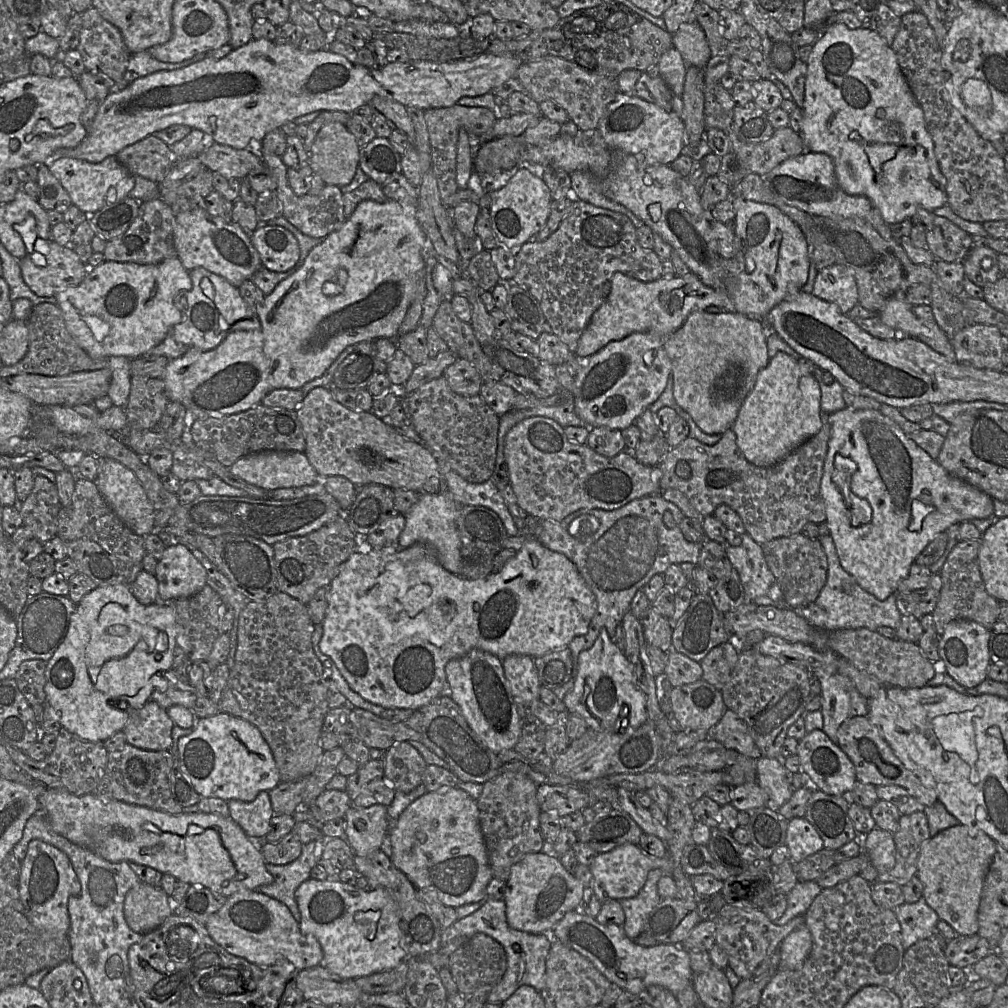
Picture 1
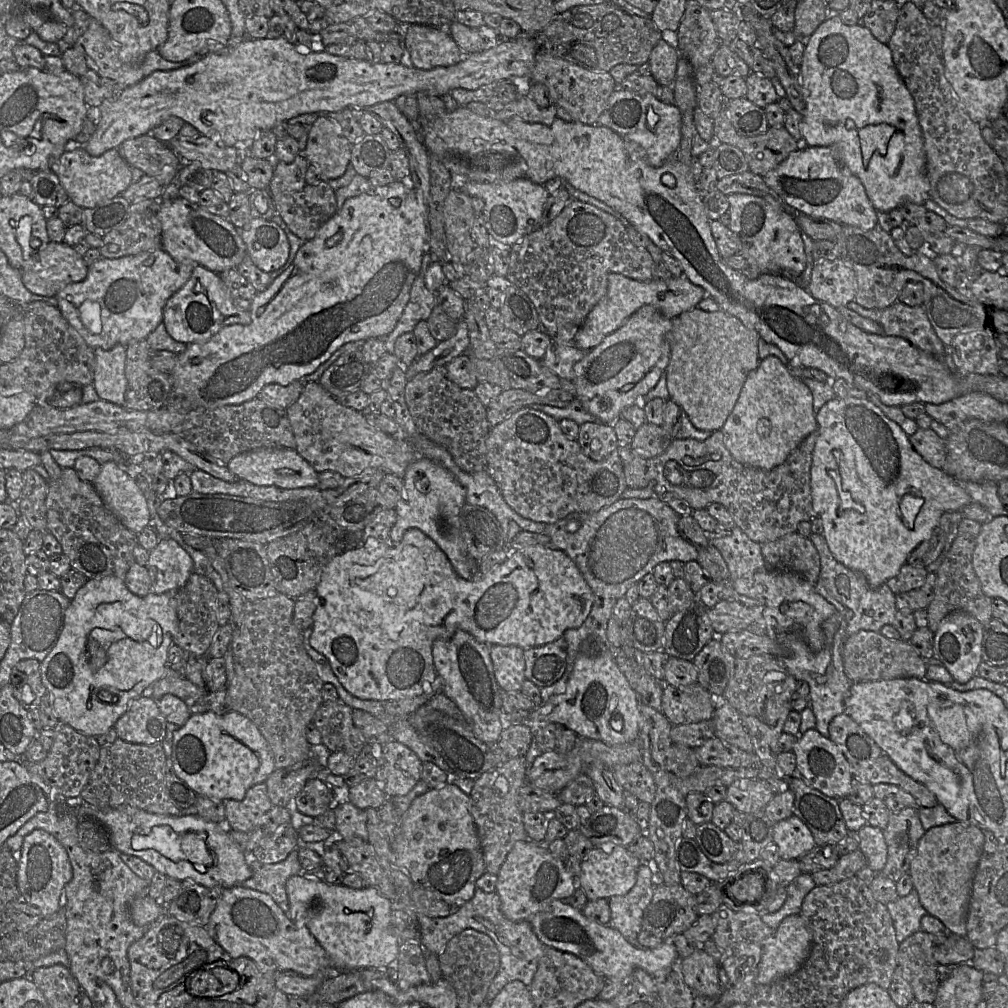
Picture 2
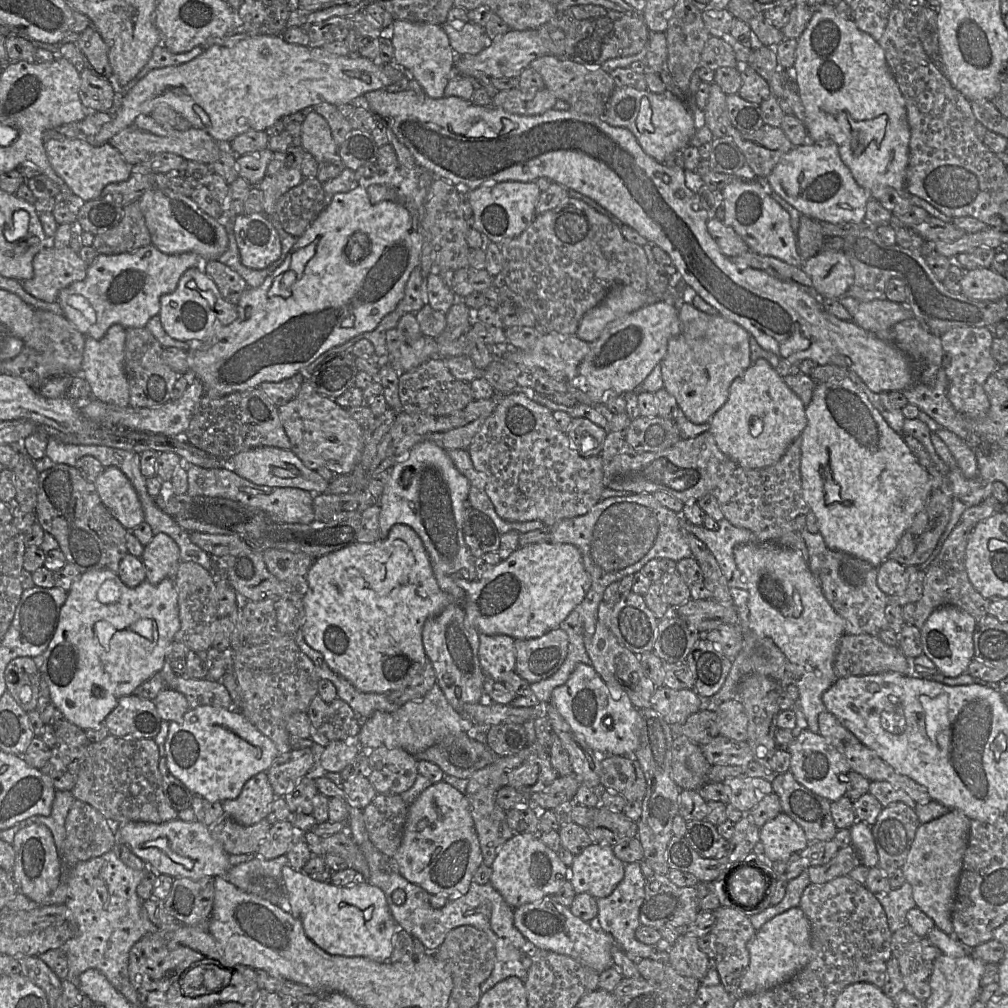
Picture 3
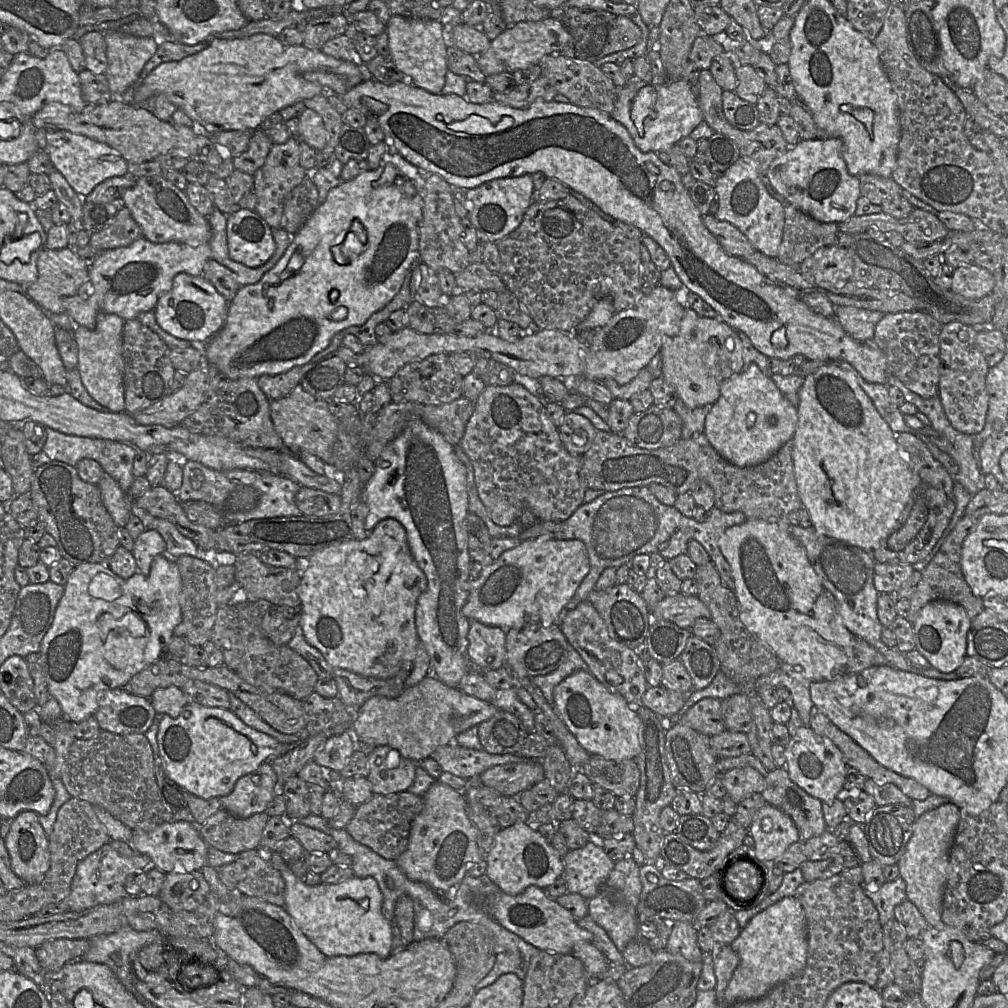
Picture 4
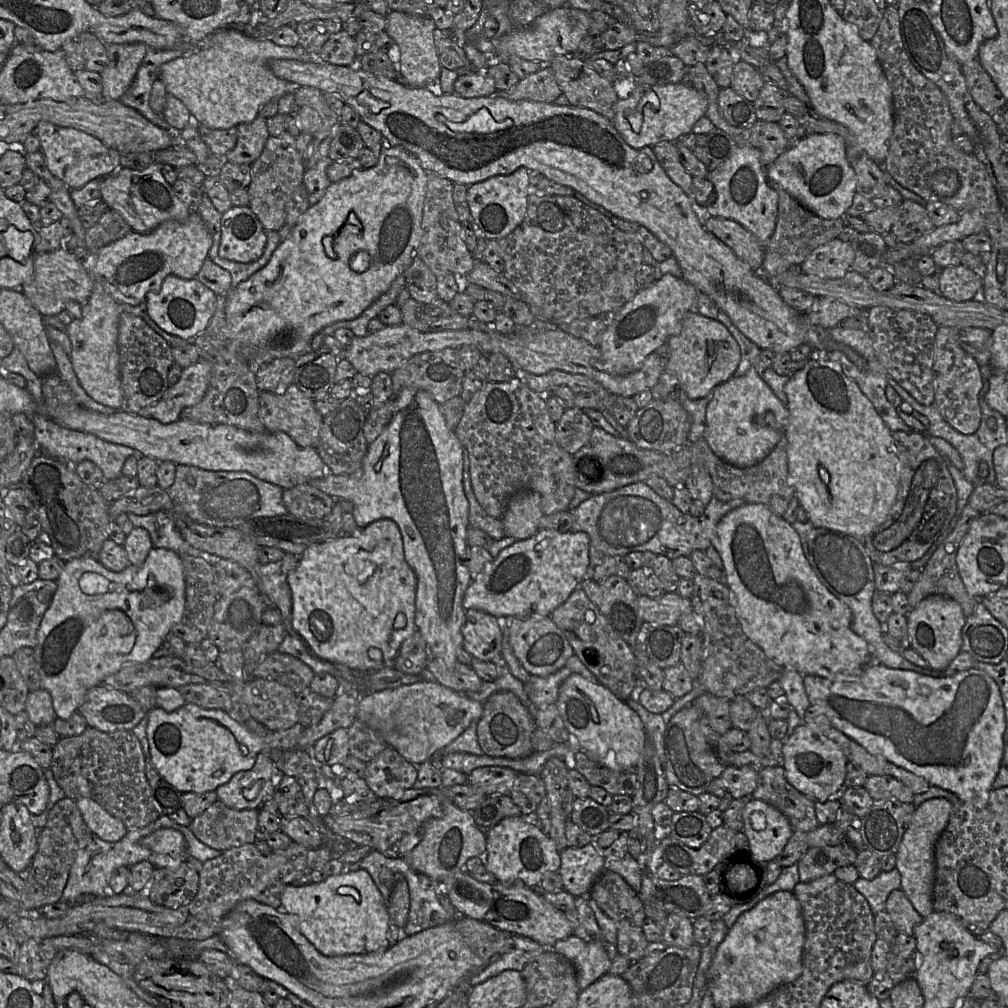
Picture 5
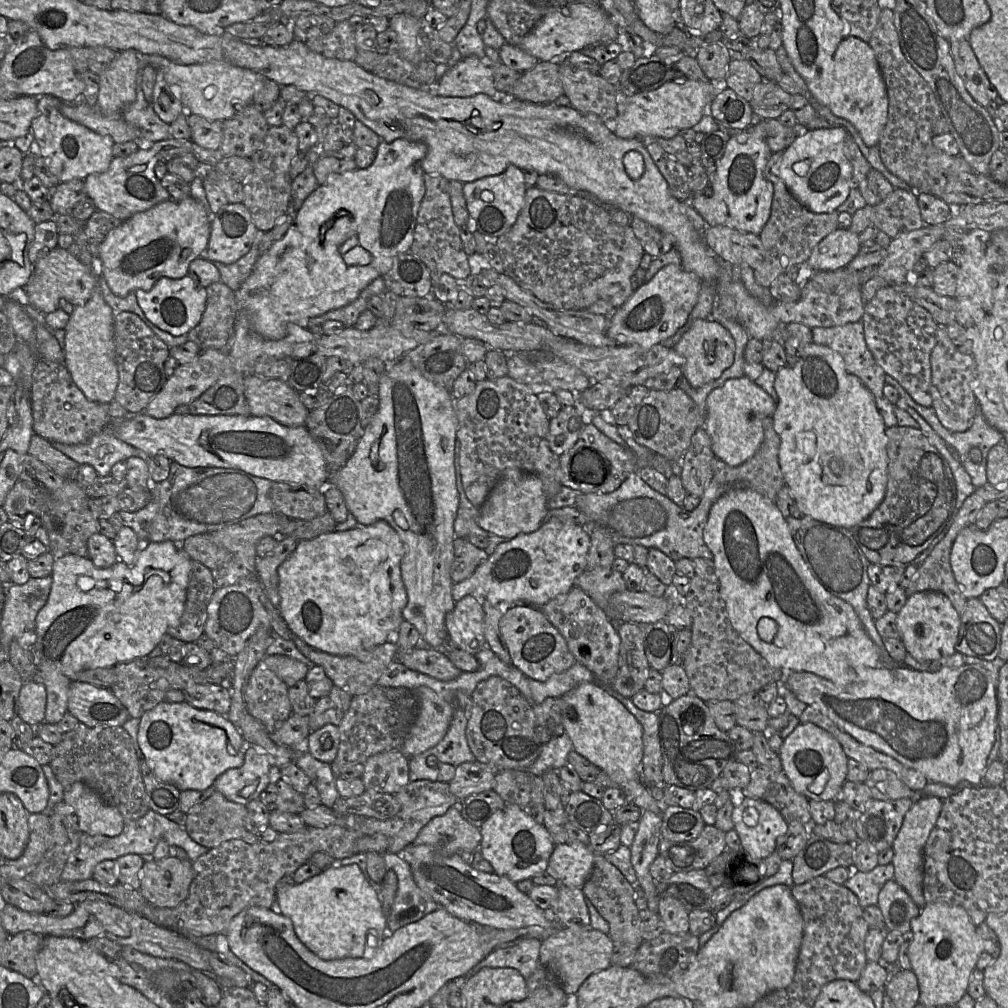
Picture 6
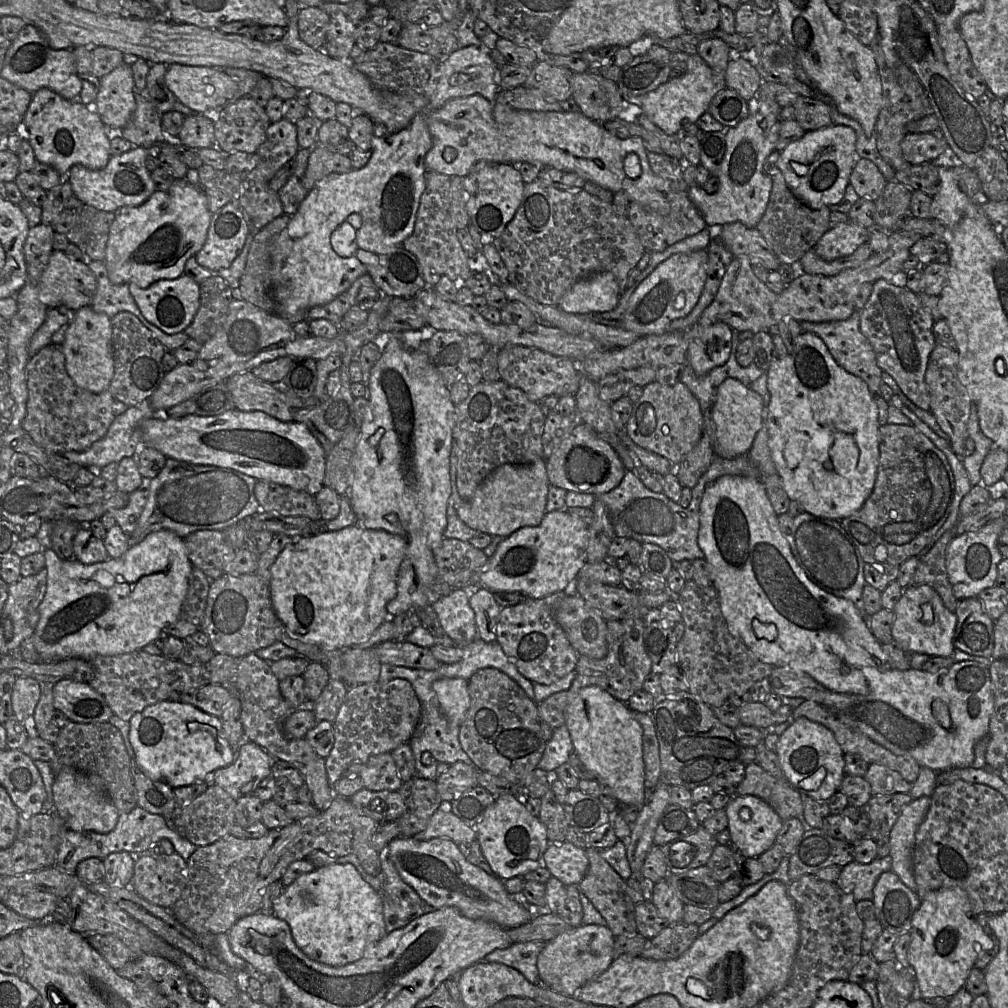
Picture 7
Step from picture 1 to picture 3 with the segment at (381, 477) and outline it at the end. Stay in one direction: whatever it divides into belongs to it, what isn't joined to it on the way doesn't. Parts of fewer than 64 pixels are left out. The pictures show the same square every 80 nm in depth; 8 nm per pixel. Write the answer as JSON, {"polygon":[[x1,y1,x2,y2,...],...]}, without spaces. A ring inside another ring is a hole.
{"polygon":[[304,380,297,395,278,407,283,428,291,443,290,450,308,468,316,471,325,467,336,475,350,474,358,462,365,430,334,399,321,396]]}

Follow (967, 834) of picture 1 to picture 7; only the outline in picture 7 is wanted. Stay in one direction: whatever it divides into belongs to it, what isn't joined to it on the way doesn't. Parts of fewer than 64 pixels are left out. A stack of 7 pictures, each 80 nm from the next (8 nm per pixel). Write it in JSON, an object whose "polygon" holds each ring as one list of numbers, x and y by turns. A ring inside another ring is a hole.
{"polygon":[[929,796,913,799,902,809,889,834,891,870,913,892,917,891,913,873,915,834,923,822,930,804,931,797]]}

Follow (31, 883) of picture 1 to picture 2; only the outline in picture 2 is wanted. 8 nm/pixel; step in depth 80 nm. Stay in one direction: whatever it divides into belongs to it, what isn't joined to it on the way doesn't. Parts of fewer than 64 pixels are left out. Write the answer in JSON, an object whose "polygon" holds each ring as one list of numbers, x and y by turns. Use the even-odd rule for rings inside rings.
{"polygon":[[34,830,24,838,17,856,17,885,21,899,44,915,52,915,65,907,64,890,73,877,73,870,65,848,57,839,44,830]]}

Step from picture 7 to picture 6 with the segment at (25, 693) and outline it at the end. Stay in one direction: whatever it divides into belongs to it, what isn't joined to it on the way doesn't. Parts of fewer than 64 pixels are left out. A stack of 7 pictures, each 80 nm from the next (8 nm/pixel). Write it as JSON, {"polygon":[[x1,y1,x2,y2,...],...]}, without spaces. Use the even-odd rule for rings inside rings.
{"polygon":[[26,681,16,699,16,715,37,727,44,722,46,700,46,688,42,682]]}

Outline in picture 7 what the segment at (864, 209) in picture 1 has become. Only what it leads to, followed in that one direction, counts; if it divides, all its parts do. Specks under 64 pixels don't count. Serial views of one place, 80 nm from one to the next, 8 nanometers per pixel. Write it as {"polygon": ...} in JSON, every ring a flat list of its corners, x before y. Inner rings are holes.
{"polygon":[[831,124,804,135,781,151,774,151,772,164,783,174,791,192,812,209,840,202,849,184,852,170,859,160,856,152,856,133,845,125]]}

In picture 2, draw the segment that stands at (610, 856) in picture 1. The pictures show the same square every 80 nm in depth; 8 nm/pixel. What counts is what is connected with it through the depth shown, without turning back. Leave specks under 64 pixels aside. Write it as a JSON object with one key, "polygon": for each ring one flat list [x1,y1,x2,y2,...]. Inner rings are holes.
{"polygon":[[610,846,607,849,593,847,580,864,581,874,578,877,578,888,589,900,596,900,627,894,636,883,637,871,642,862,625,846]]}

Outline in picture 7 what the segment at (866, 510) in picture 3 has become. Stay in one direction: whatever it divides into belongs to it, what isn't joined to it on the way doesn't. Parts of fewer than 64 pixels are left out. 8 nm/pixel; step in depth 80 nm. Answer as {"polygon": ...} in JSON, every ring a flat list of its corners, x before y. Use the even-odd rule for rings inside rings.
{"polygon":[[808,331,795,339,792,351,774,361,766,374,770,400,764,423,771,457,787,495,815,516,831,520,851,516,871,494,879,462,878,408,867,384,843,369,823,340]]}

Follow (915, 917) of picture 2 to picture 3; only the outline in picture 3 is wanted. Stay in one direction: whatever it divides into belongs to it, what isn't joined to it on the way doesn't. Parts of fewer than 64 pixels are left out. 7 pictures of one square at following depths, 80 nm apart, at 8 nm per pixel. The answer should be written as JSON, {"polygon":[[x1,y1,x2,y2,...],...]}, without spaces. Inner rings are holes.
{"polygon":[[907,881,897,889,877,893,874,894,874,896,885,911,888,925,892,933,907,924,907,912,916,907,912,887]]}

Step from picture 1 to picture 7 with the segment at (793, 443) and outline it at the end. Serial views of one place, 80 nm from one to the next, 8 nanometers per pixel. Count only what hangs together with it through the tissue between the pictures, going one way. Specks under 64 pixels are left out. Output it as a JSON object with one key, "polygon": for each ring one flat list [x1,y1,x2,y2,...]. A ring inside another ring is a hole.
{"polygon":[[727,378,717,389,710,411,712,446,716,456,733,459,747,455,765,420,763,398,740,381]]}

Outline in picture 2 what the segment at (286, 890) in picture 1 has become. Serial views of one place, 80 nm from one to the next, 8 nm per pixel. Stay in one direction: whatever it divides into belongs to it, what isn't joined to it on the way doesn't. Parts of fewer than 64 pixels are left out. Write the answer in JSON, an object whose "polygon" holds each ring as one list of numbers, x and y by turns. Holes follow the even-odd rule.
{"polygon":[[297,849,283,861,266,864,259,862,254,855,247,855,247,863,252,869,252,876,242,883,242,886,262,893,266,893,289,917,291,913,286,891,287,880,294,875,304,873]]}

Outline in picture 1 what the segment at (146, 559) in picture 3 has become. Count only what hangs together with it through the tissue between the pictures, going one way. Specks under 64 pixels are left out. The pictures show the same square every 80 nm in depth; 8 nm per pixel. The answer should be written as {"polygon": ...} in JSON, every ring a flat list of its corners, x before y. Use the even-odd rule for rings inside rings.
{"polygon":[[184,544,169,545,158,559,154,573,159,601,190,597,207,585,207,571]]}

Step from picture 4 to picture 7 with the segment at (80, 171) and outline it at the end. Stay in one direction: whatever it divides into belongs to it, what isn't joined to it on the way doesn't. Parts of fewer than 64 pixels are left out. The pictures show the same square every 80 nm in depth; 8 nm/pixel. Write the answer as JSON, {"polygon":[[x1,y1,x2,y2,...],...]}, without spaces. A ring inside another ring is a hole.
{"polygon":[[41,88,32,94,21,124,27,128,28,142,36,160,53,167,63,178,74,165,92,170,103,169,111,157,112,132,93,110,93,106,65,99,49,88]]}

